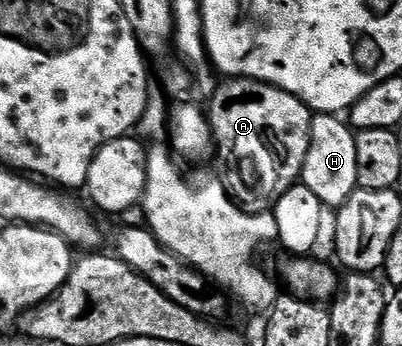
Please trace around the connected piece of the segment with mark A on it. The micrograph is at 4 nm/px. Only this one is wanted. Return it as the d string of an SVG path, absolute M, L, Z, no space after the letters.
M233 77L221 80L221 82L221 85L216 89L216 94L212 97L212 106L207 106L206 112L212 123L212 136L215 148L218 150L218 157L220 153L220 161L224 164L222 180L228 190L228 195L233 201L239 203L246 213L267 213L275 210L278 199L282 199L282 195L286 195L286 191L290 191L301 180L306 163L306 151L310 151L310 127L314 116L313 110L294 95L290 95L273 85L268 85L264 81L255 81L249 77Z

